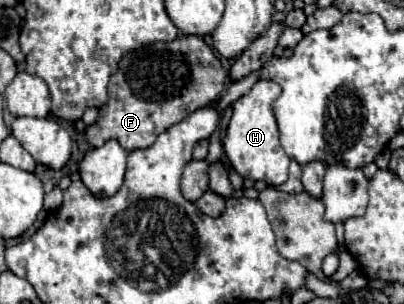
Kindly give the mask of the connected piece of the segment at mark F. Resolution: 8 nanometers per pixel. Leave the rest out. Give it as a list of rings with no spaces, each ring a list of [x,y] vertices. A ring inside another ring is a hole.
[[[178,35],[174,41],[156,41],[152,45],[146,45],[142,49],[136,49],[132,53],[126,53],[120,63],[118,71],[110,77],[108,83],[108,103],[100,107],[100,117],[96,123],[88,125],[84,131],[84,139],[90,147],[102,147],[108,139],[116,139],[126,151],[146,149],[156,141],[156,131],[162,133],[170,125],[182,121],[190,113],[198,111],[200,107],[212,103],[218,99],[226,83],[226,73],[216,59],[214,51],[204,43],[202,37],[196,35]]]

